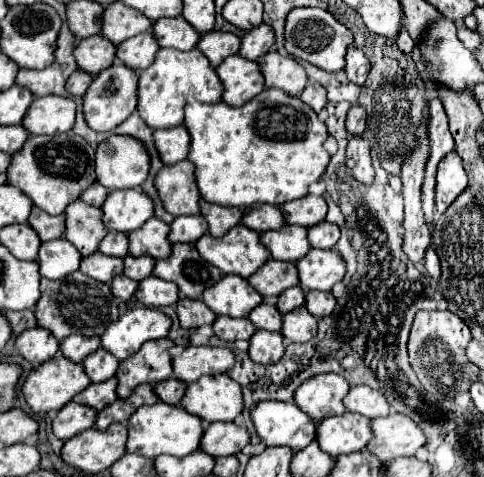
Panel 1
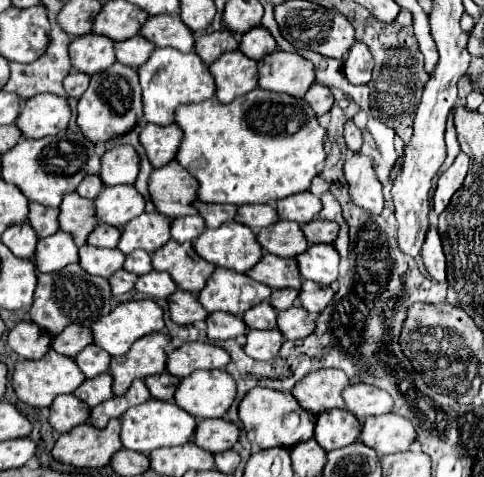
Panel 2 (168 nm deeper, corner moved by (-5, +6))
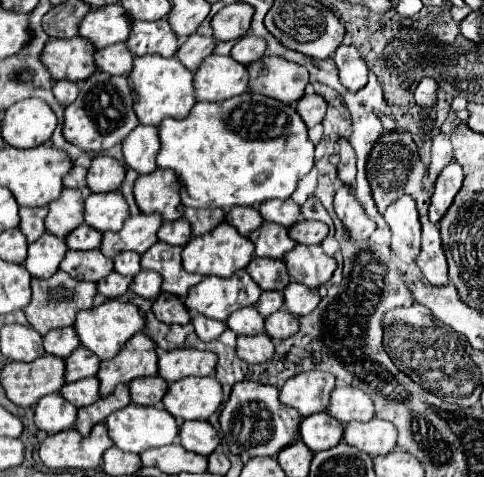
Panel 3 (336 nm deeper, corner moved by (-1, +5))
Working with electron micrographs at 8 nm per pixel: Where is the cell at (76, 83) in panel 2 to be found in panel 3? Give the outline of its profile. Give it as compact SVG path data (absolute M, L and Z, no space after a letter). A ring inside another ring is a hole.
M62 79L62 81L54 83L54 95L66 107L66 105L70 105L78 97L78 87L76 87L76 83Z

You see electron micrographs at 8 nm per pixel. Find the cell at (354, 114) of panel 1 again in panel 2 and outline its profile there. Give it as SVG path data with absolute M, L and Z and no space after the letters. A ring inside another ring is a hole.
M352 120L346 122L346 126L344 126L344 140L346 140L346 146L354 154L360 152L360 148L362 148L362 132L360 132L360 128Z

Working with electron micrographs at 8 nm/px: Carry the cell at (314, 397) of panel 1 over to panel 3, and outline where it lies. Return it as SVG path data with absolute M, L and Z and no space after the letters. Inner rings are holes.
M306 371L284 383L280 389L280 401L288 407L294 407L302 417L308 417L330 407L330 393L334 387L332 373Z

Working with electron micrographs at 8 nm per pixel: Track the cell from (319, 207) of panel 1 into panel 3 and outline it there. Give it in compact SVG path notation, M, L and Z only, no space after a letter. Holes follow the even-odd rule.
M292 199L268 201L260 207L260 213L266 221L274 221L274 223L280 223L284 227L292 227L294 223L298 223L302 219L300 205L296 205Z

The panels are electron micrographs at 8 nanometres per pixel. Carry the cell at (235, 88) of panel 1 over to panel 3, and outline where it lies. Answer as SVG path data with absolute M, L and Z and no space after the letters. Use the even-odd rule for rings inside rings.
M210 55L194 73L198 101L226 101L248 89L248 69L230 55Z

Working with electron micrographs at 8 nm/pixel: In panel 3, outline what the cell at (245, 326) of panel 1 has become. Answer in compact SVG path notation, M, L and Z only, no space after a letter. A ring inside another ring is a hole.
M196 315L192 319L192 325L202 341L214 341L222 335L222 331L226 331L226 323L220 323L216 319L204 319L204 315Z

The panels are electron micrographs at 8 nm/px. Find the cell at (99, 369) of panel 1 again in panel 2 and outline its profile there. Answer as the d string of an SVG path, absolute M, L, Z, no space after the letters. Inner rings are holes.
M90 344L90 346L86 346L86 348L76 356L76 364L78 364L78 368L82 370L82 374L84 374L86 378L94 378L94 376L98 376L98 374L108 372L110 354L104 352L102 348Z

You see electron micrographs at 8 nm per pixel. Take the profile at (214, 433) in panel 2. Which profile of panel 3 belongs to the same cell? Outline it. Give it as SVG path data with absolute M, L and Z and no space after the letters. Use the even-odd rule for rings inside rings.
M188 421L180 427L180 443L184 449L206 457L220 445L220 435L208 421Z

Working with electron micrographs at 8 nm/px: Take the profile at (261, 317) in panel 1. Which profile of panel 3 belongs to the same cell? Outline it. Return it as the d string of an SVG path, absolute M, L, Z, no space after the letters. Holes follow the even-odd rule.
M242 307L230 315L228 327L238 335L258 335L264 331L264 317L256 307Z

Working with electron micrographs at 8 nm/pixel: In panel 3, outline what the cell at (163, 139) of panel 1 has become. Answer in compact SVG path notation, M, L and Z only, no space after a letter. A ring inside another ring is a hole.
M138 125L122 143L126 163L136 169L140 175L152 173L158 169L156 155L160 151L158 129L150 125Z

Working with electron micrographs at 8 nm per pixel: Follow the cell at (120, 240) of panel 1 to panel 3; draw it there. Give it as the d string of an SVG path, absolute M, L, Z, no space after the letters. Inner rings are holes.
M86 223L80 225L76 231L72 231L72 235L68 235L68 247L70 249L98 249L100 243L102 243L102 233L88 227Z

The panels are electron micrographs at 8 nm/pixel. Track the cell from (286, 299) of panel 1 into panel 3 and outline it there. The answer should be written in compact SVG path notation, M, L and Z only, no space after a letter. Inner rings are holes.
M264 291L260 295L260 301L256 303L256 309L264 315L270 317L274 311L278 311L284 305L284 297L280 291Z

